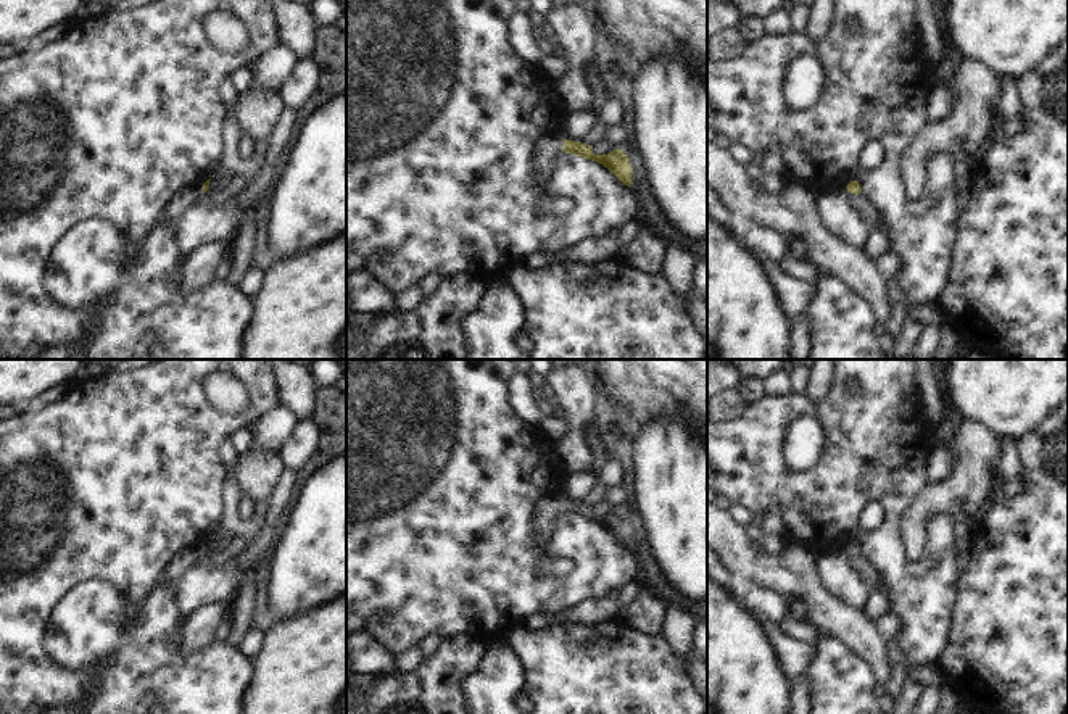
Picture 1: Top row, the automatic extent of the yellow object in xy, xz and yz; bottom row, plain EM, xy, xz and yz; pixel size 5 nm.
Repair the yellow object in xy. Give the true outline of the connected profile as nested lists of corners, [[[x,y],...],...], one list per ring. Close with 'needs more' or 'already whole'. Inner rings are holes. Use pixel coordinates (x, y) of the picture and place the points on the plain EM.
[[[208,540],[201,550],[182,550],[163,569],[159,582],[176,585],[182,575],[209,550]]] | needs more

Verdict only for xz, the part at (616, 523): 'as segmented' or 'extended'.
extended

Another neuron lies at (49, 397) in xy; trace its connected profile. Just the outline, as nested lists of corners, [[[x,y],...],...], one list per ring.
[[[58,384],[53,385],[42,393],[32,396],[27,405],[23,406],[27,413],[40,413],[45,406],[55,405],[58,400],[63,398],[64,392],[68,388],[68,384]]]

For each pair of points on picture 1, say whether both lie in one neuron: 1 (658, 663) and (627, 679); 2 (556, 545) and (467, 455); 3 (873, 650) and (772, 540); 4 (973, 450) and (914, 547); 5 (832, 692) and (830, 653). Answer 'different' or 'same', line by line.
1: same
2: same
3: different
4: same
5: same

